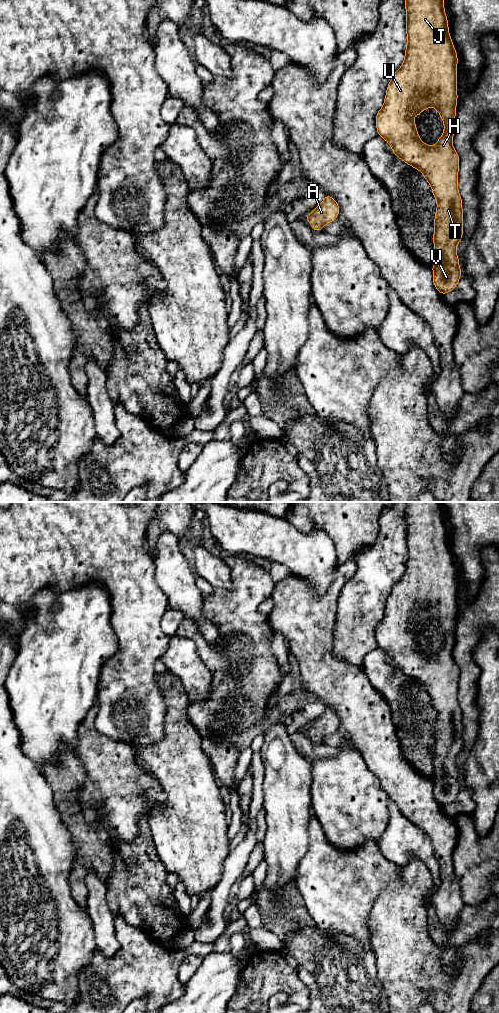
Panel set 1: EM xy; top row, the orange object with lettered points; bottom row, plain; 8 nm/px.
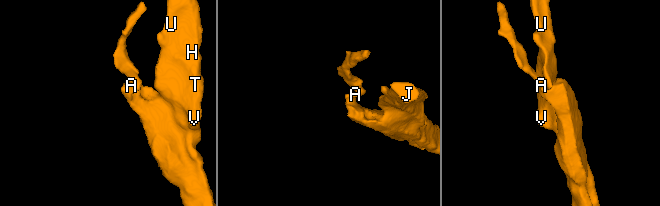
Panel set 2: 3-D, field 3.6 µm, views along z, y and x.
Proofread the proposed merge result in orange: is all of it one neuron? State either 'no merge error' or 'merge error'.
no merge error

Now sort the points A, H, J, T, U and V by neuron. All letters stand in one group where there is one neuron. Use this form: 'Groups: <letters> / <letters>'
Groups: A H J T U V

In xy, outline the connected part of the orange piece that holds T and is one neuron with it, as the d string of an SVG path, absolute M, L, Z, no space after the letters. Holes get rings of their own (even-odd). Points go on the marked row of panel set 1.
M405 0L405 8L405 59L388 84L384 105L376 114L376 128L378 136L391 145L395 156L422 172L437 199L433 235L436 257L432 269L434 286L443 295L455 289L462 273L456 252L456 246L463 235L462 199L457 187L459 155L452 145L458 99L458 57L448 30L444 0ZM428 107L435 107L444 120L444 133L435 146L422 142L412 120Z

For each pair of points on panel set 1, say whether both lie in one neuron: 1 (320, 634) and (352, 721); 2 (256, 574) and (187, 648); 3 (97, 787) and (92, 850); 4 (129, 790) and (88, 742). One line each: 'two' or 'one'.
1: one
2: two
3: two
4: one

